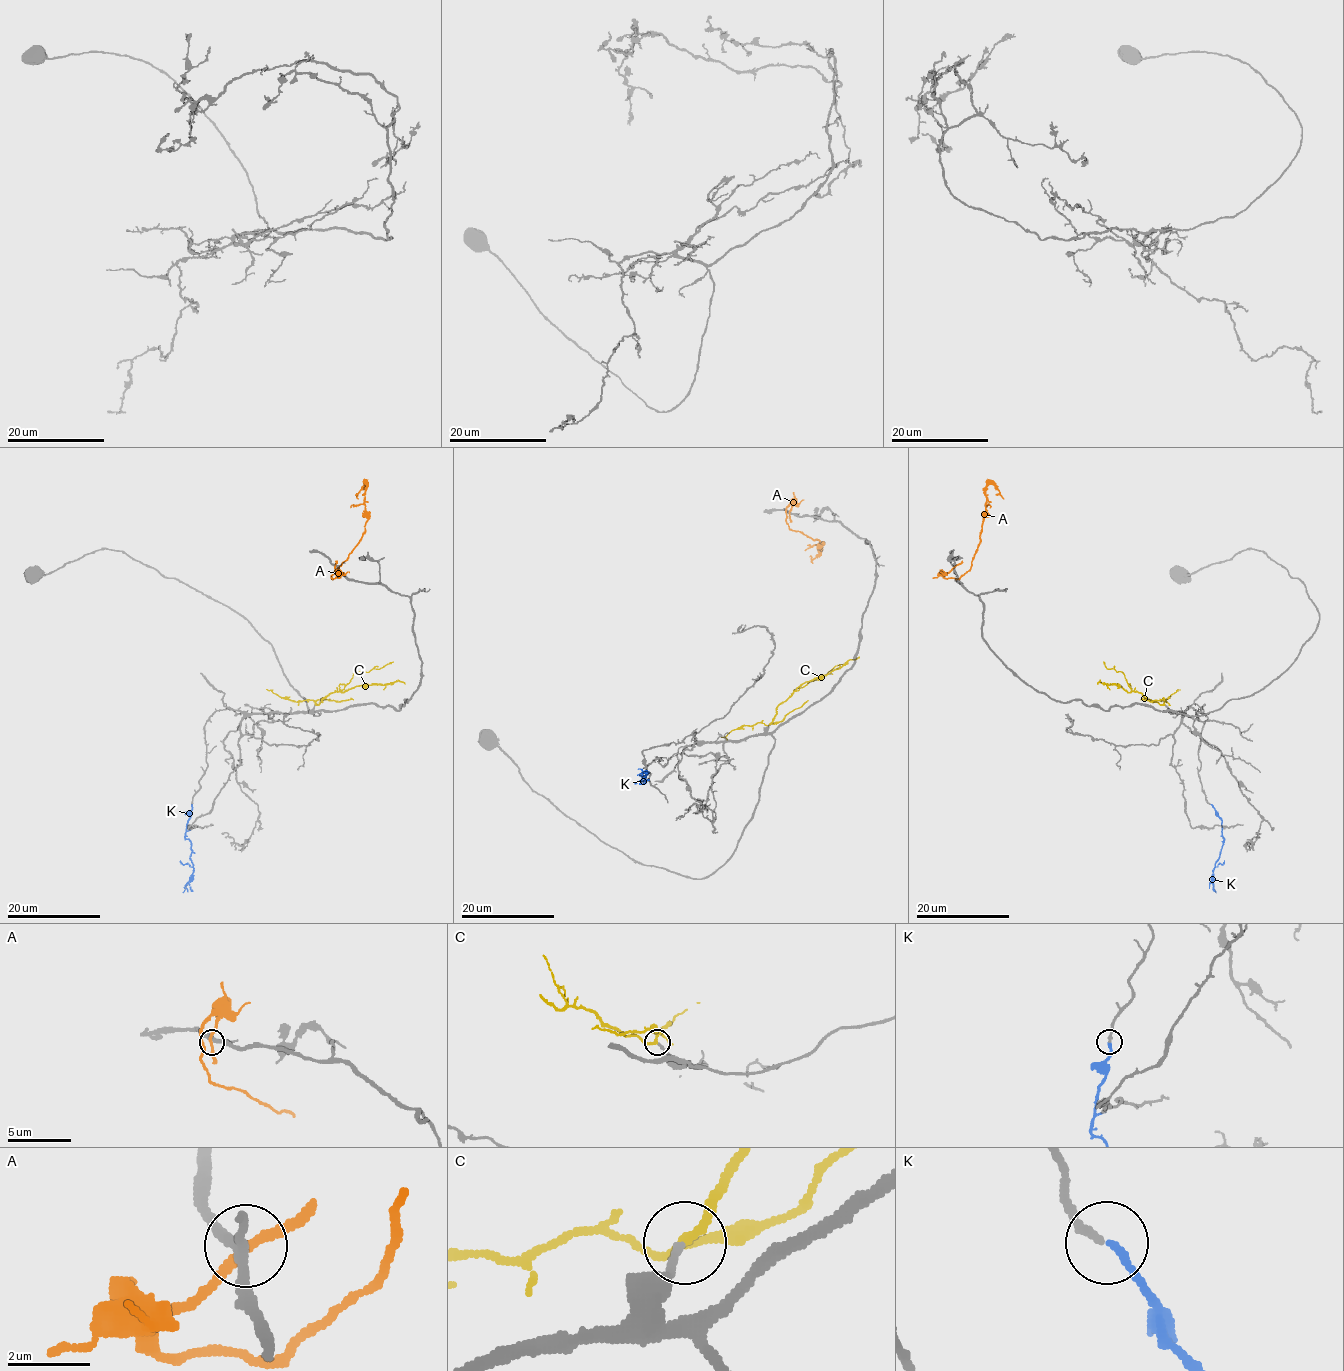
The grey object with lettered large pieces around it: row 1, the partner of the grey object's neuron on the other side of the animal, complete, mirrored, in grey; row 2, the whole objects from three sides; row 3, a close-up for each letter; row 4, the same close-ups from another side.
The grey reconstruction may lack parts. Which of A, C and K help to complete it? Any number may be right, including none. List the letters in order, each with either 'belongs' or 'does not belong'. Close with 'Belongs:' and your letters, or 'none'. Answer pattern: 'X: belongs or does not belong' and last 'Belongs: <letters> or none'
A: does not belong
C: belongs
K: belongs
Belongs: C, K

